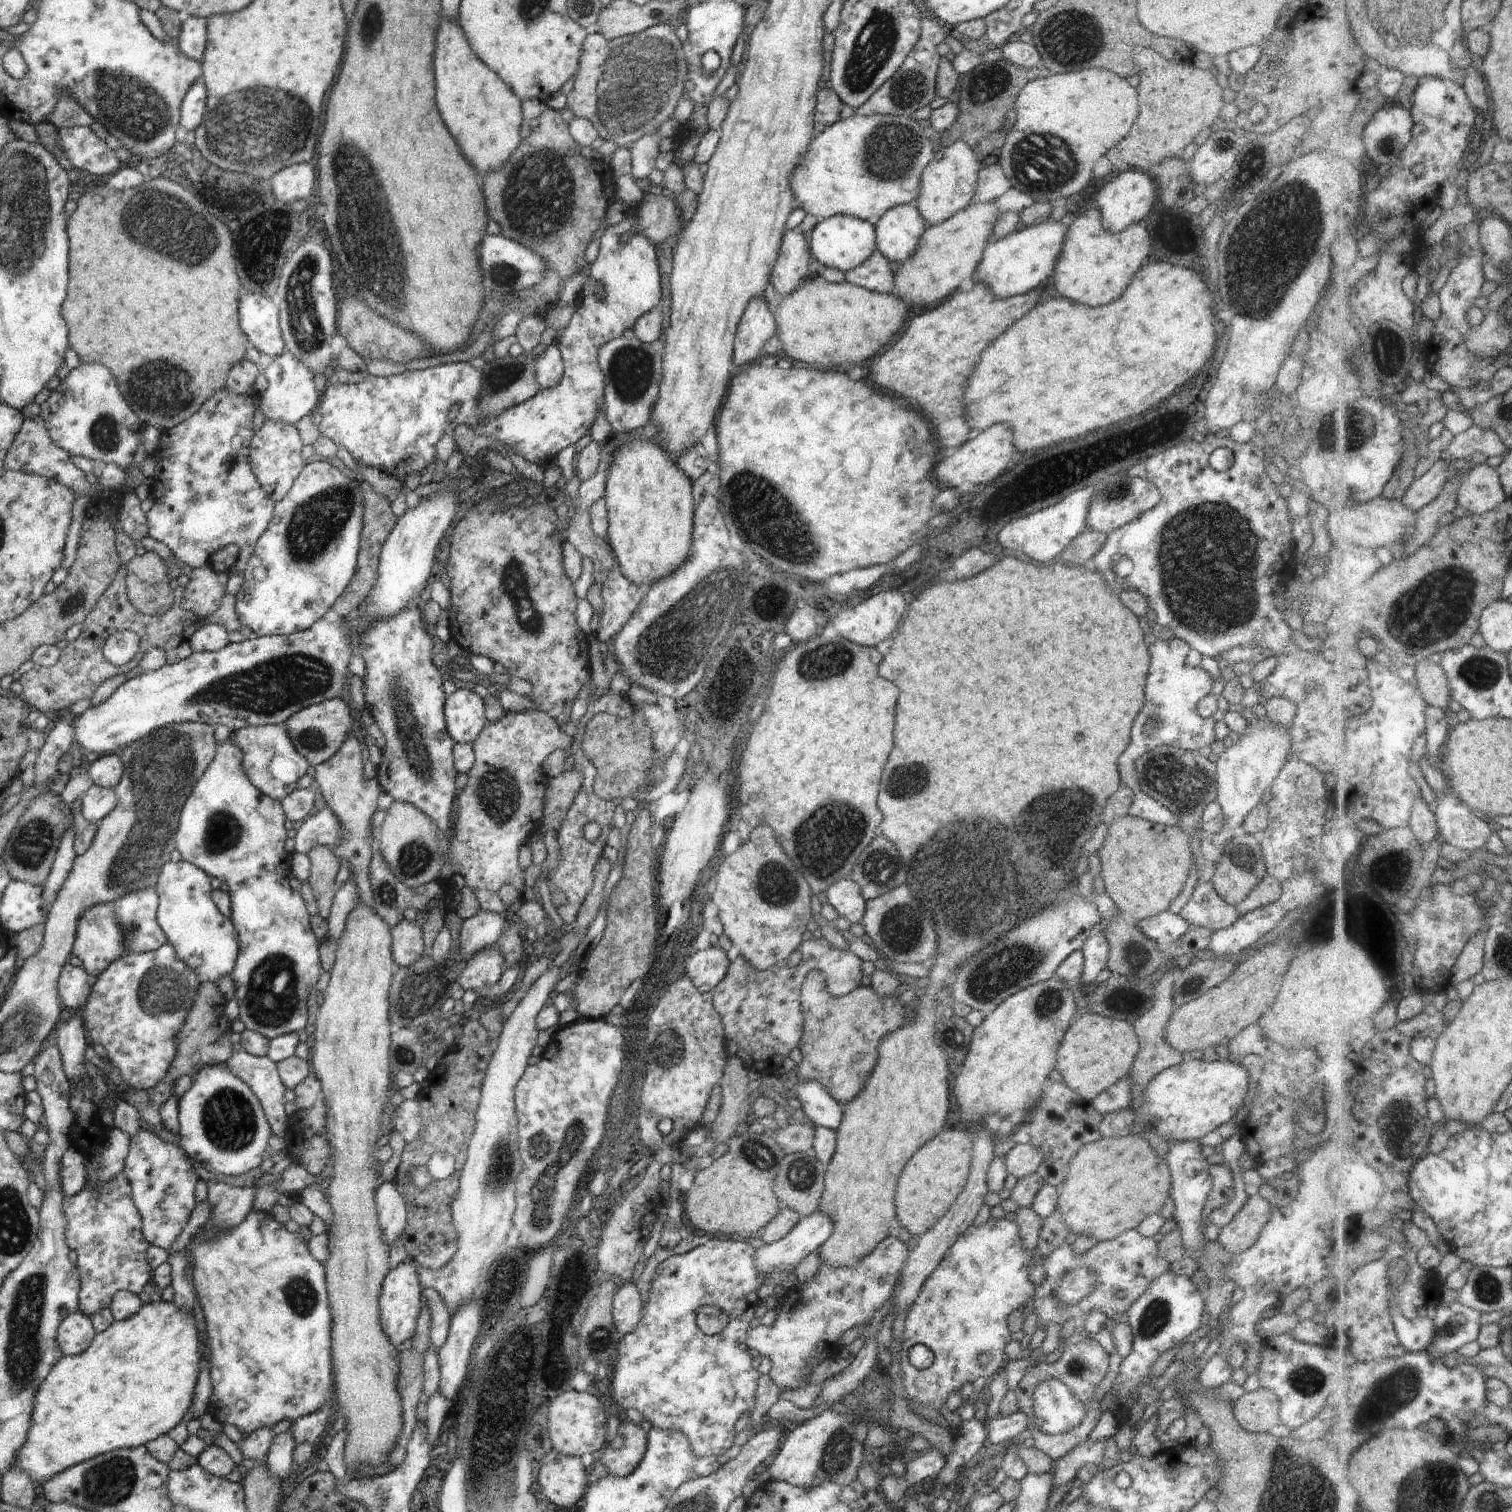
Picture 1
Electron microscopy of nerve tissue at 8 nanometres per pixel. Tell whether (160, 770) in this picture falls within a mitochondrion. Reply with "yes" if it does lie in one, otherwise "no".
yes

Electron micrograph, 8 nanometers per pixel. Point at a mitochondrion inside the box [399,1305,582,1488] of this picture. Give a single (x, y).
(482, 1457)

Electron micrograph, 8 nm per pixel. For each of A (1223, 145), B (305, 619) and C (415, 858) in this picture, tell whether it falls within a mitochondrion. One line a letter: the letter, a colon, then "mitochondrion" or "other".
A: mitochondrion
B: other
C: mitochondrion

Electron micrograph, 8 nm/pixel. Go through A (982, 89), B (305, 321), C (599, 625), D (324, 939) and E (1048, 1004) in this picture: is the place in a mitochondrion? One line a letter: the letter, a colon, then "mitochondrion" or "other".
A: mitochondrion
B: mitochondrion
C: other
D: other
E: mitochondrion

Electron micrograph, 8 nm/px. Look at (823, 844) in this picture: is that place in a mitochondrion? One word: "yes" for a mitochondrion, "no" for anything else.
yes

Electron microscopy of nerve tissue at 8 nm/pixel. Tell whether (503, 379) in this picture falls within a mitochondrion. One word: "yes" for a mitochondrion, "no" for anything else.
yes

